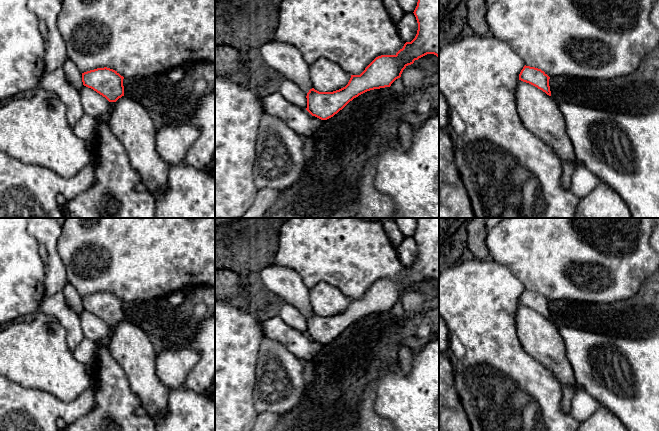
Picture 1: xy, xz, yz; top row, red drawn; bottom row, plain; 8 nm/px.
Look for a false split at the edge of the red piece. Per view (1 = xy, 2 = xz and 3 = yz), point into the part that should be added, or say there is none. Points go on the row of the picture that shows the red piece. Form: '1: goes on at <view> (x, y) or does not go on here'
1: does not go on here
2: does not go on here
3: does not go on here

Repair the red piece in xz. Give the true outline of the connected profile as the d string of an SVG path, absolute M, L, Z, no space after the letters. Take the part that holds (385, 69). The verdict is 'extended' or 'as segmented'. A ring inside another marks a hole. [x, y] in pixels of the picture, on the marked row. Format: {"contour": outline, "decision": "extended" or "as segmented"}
{"contour": "M418 0L413 13L418 30L411 42L406 42L395 55L376 57L360 75L351 75L348 84L339 90L319 92L310 89L306 96L306 110L312 116L327 120L359 95L390 87L415 60L427 54L439 58L439 0Z", "decision": "as segmented"}

